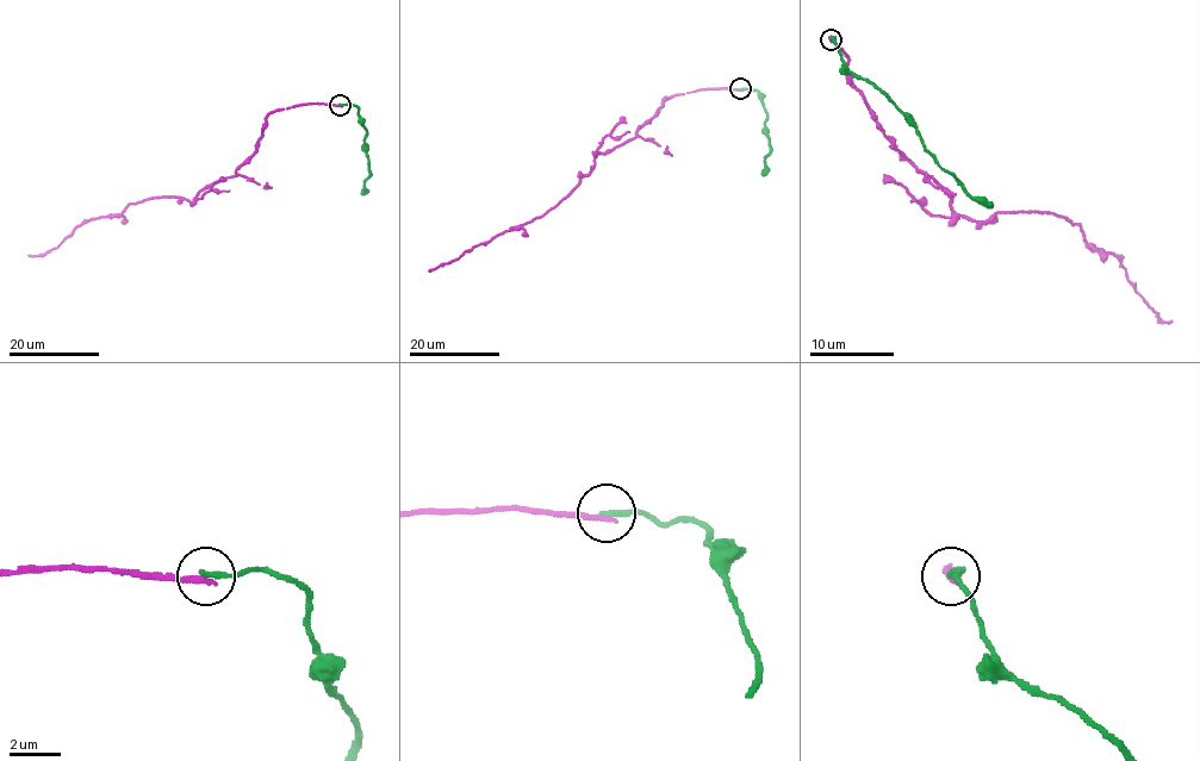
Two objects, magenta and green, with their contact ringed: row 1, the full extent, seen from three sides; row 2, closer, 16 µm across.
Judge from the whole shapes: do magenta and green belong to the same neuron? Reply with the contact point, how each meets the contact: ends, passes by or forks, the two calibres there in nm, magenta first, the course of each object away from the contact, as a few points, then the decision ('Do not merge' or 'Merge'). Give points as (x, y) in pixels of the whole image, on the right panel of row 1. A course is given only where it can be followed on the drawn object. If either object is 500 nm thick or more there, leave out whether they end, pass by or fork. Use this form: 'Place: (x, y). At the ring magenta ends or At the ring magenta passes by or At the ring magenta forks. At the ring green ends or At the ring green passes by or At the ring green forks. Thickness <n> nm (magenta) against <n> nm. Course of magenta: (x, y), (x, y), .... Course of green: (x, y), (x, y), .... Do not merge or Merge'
Place: (831, 39). At the ring magenta ends. At the ring green ends. Thickness 220 nm (magenta) against 220 nm. Course of magenta: (833, 39), (877, 125), (946, 191), (957, 214), (1067, 218), (1090, 245), (1112, 253), (1132, 288), (1170, 322). Course of green: (831, 39), (833, 37), (845, 67), (880, 89), (911, 124), (924, 149), (972, 198), (987, 199), (993, 206). Do not merge

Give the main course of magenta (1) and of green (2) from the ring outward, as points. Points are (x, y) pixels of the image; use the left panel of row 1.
1: (341, 105), (271, 112), (256, 150), (193, 201), (130, 204), (28, 255)
2: (341, 105), (358, 107), (366, 131), (365, 149), (370, 174), (362, 193)

